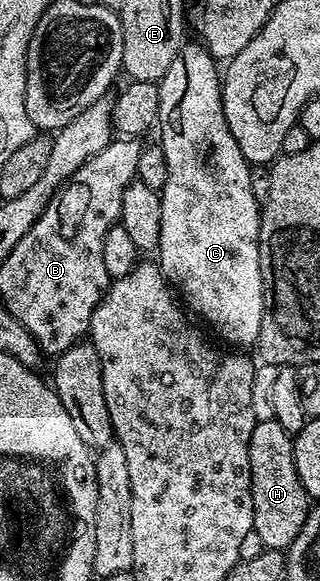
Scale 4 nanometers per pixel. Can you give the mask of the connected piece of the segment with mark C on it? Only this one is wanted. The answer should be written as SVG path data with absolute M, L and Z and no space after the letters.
M184 43L177 58L173 58L173 66L169 66L163 79L158 81L161 106L157 140L165 150L169 178L165 178L165 186L159 193L161 238L157 263L167 283L177 289L180 297L187 296L186 307L201 319L208 320L219 331L220 338L231 343L228 345L254 345L263 317L263 279L259 261L261 201L253 198L252 165L241 154L241 146L237 146L237 138L233 138L229 122L225 122L220 65L202 43L194 43Z

